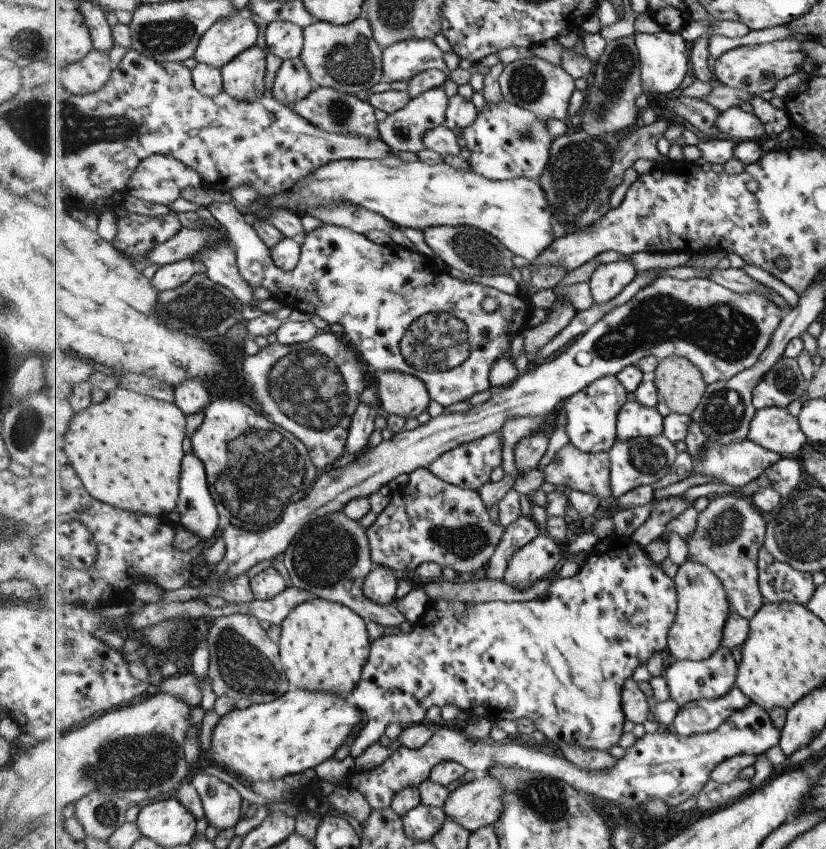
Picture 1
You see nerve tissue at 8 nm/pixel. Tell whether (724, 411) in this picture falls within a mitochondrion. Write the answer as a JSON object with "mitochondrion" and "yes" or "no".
{"mitochondrion":"yes"}

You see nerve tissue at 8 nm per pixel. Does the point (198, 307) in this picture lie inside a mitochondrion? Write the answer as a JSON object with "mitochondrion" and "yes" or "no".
{"mitochondrion":"yes"}

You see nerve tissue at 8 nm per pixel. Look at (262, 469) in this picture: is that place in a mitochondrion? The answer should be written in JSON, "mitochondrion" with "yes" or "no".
{"mitochondrion":"yes"}

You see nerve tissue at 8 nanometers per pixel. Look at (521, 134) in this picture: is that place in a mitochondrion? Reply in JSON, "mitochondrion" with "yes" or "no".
{"mitochondrion":"yes"}

